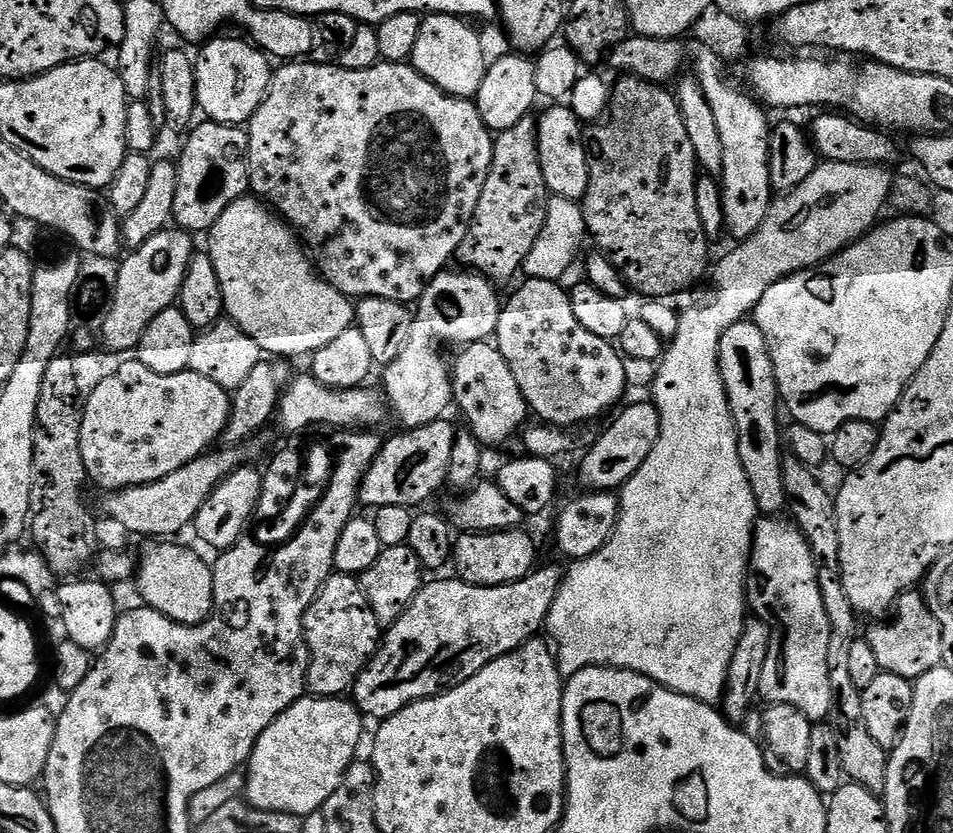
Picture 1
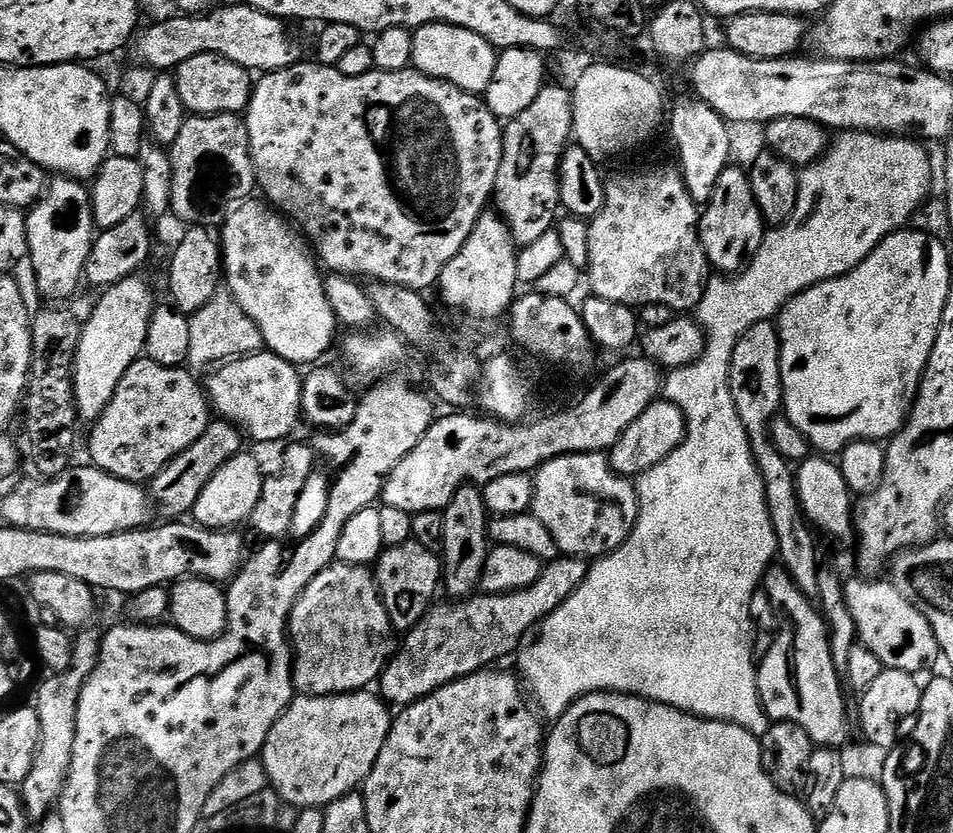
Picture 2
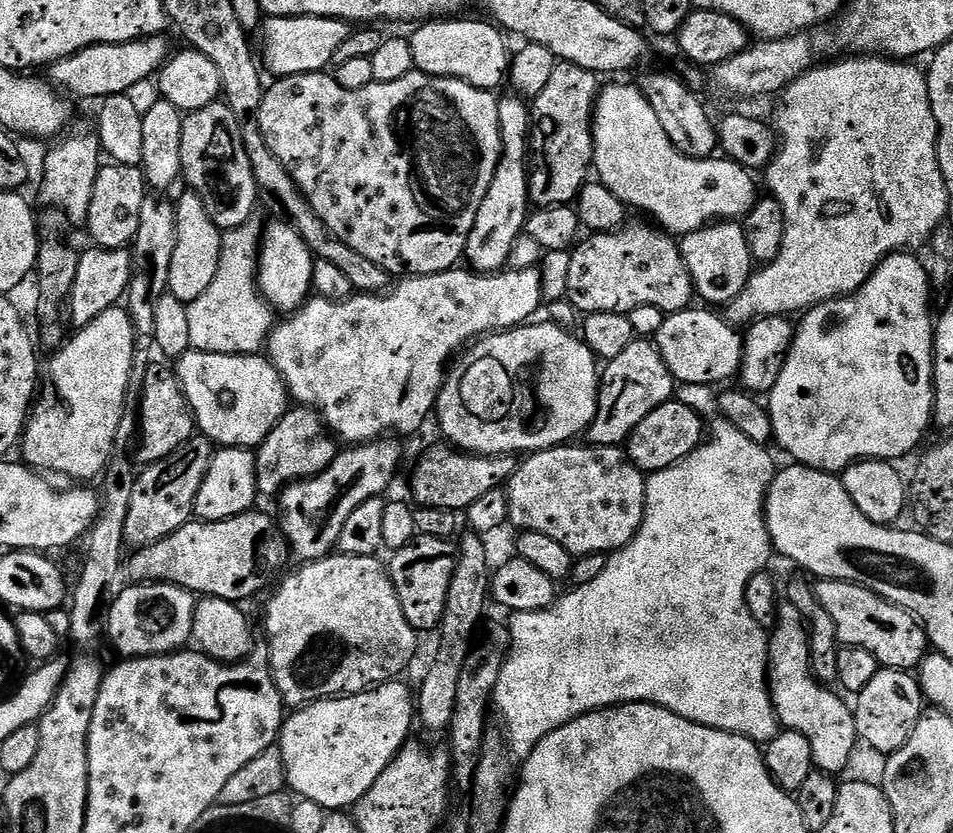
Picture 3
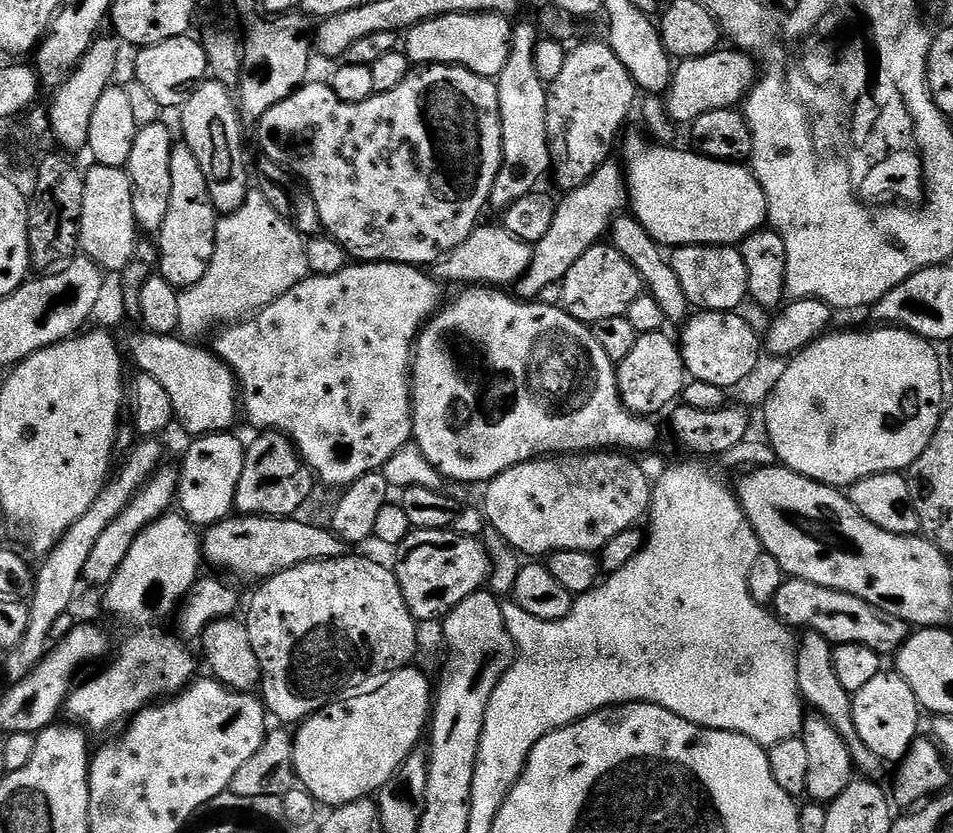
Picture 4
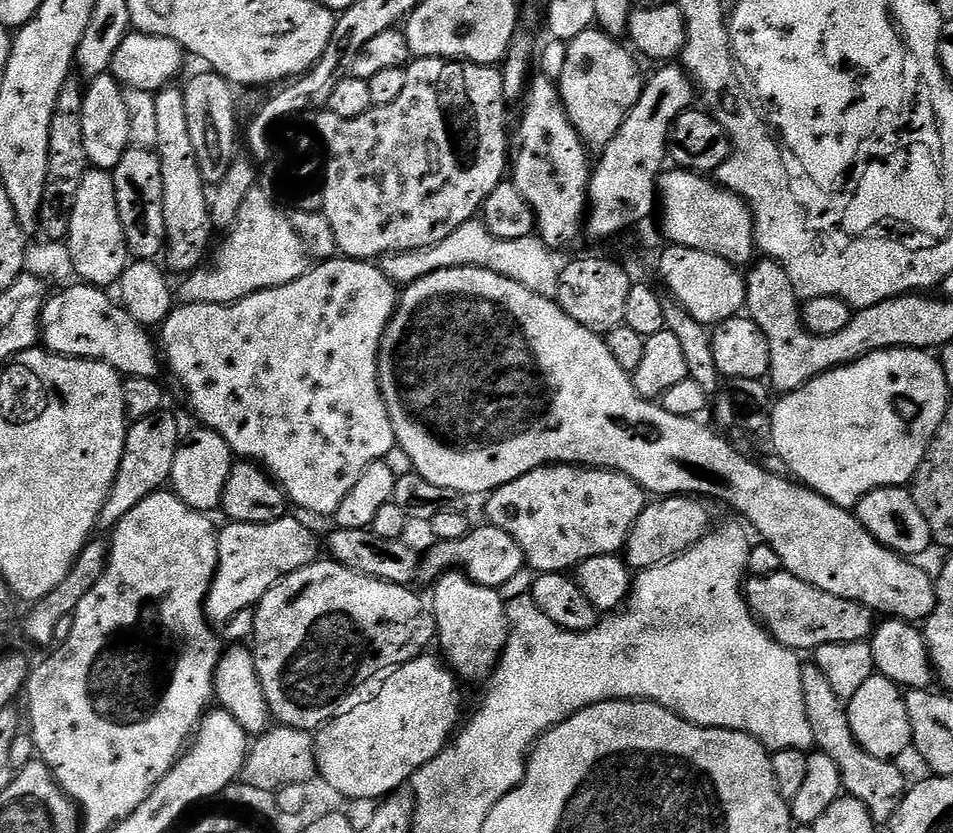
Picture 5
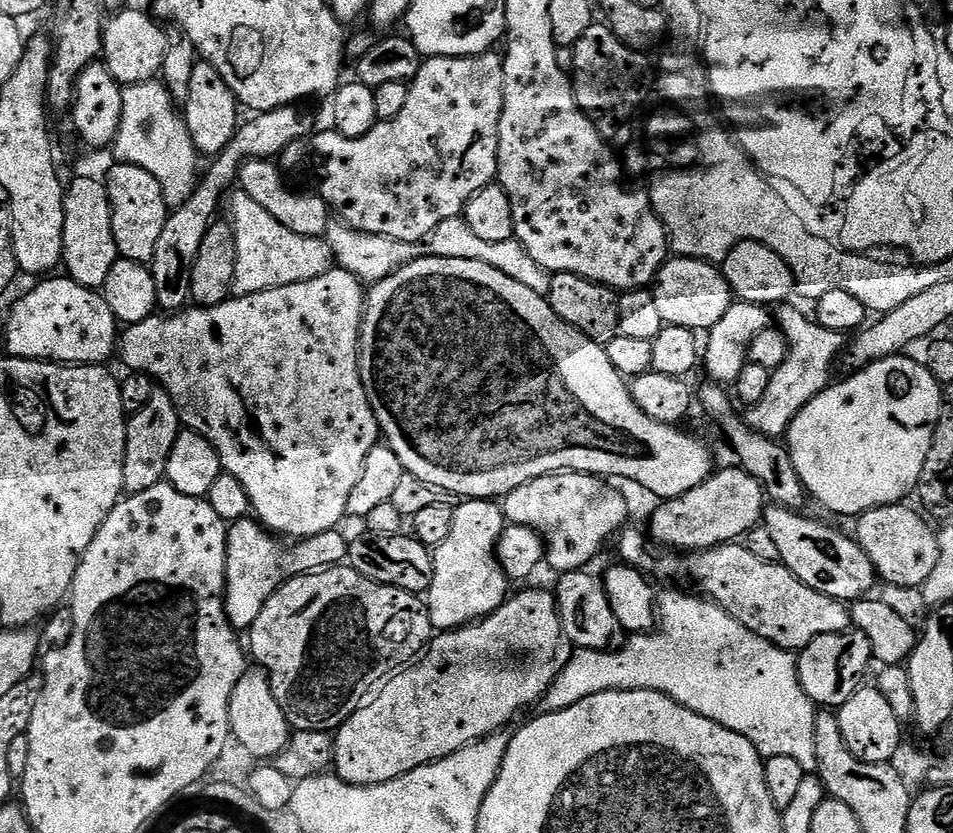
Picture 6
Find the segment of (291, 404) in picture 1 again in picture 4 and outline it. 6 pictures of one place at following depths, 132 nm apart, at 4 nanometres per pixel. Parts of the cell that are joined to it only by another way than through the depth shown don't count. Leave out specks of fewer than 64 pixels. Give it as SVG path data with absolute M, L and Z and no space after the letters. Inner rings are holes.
M144 330L141 331L141 336L136 336L132 340L132 360L140 367L139 371L145 376L156 379L160 385L166 390L166 394L170 394L170 402L172 403L172 415L177 425L181 424L186 431L189 432L189 437L199 438L202 436L210 436L213 432L227 432L233 426L232 423L236 420L236 412L238 416L238 401L241 399L242 393L237 385L236 376L228 369L228 365L216 355L215 351L204 348L199 348L201 345L196 342L189 342L179 335L173 334L171 336L156 336L153 332Z

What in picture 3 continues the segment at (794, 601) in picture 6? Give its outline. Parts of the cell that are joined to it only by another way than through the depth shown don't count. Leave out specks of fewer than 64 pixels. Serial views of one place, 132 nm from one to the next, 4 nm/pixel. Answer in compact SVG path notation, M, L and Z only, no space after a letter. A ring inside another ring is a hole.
M821 580L814 584L818 602L830 618L834 618L834 630L841 645L862 646L870 650L881 668L896 668L899 672L912 672L919 669L925 656L929 655L930 645L924 626L906 609L883 600L861 584L851 584L845 580Z

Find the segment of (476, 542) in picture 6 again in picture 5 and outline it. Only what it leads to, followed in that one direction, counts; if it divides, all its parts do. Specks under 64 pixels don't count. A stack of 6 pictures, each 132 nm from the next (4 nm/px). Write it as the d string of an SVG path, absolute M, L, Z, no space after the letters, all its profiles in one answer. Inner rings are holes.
M449 570L444 573L443 576L439 577L435 581L436 589L432 592L432 604L430 600L430 611L436 621L436 634L438 637L438 645L440 644L439 651L442 653L443 659L447 661L449 665L454 669L457 677L463 678L465 681L468 680L480 680L483 681L485 678L491 677L502 653L508 644L508 633L510 631L508 627L508 609L506 607L505 597L500 597L501 593L495 588L487 588L485 584L478 584L471 576L465 574L460 570Z

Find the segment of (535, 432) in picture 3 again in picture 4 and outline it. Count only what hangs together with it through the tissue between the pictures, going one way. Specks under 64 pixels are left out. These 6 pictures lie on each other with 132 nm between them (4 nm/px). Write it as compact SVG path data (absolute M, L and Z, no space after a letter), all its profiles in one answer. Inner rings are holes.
M468 286L456 297L449 299L440 311L420 329L414 341L414 355L410 365L410 391L412 394L412 434L414 442L421 448L422 454L429 459L444 478L449 481L461 480L464 484L480 484L492 480L498 474L510 470L527 460L543 458L549 454L579 454L597 450L631 450L644 452L652 448L660 432L652 425L651 419L636 416L622 402L620 387L616 381L617 365L606 358L606 350L598 346L591 327L575 320L563 307L544 302L521 300L496 286Z

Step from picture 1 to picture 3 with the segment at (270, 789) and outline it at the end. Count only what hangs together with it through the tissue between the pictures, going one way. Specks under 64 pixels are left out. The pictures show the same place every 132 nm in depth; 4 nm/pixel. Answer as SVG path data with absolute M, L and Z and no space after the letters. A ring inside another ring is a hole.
M400 683L378 684L353 696L316 700L313 704L295 709L285 719L278 737L278 747L282 754L287 787L297 797L318 802L318 806L325 810L348 810L368 793L374 782L378 782L378 774L382 774L382 770L390 766L401 748L409 743L408 731L412 724L414 728L414 692Z

